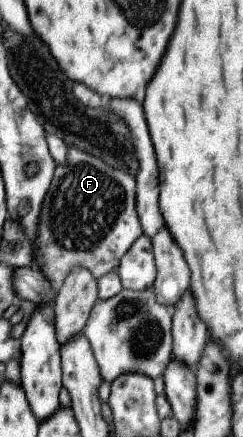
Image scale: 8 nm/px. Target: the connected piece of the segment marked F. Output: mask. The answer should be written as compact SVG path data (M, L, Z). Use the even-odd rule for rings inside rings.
M69 147L65 161L54 167L39 212L38 236L33 243L33 259L44 278L57 290L73 266L88 269L96 280L107 272L116 272L121 256L141 234L133 177Z

